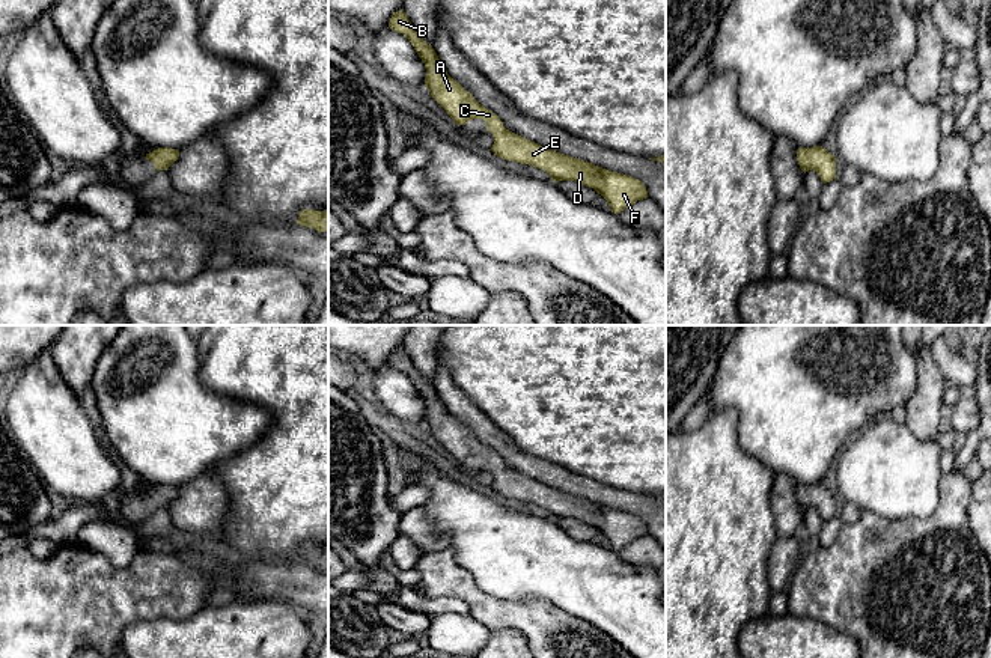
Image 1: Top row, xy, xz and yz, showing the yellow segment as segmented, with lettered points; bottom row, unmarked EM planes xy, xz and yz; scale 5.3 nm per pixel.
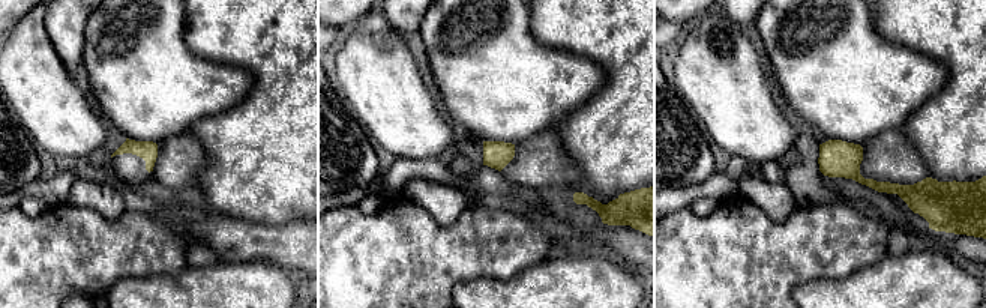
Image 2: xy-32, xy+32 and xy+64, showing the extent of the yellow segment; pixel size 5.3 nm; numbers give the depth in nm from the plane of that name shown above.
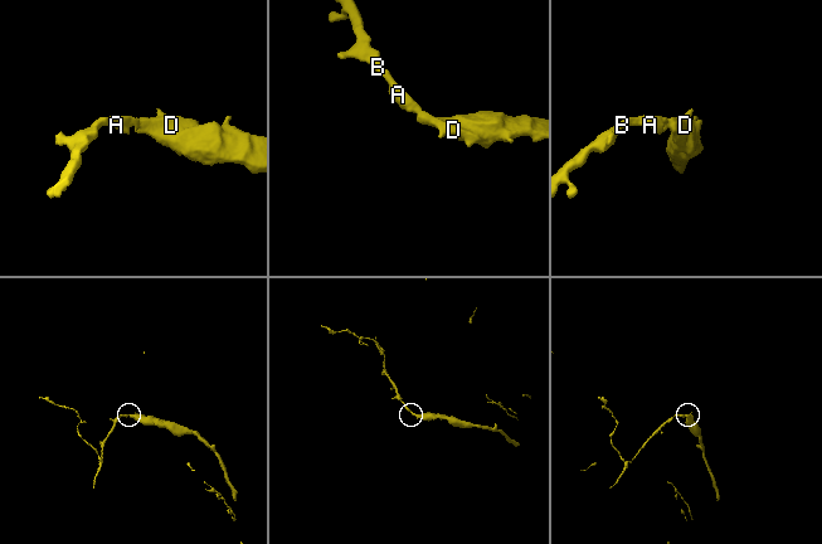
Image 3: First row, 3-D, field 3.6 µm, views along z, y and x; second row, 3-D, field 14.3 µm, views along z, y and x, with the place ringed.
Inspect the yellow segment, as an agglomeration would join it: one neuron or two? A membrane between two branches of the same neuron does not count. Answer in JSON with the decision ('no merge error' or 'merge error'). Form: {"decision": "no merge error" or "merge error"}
{"decision": "no merge error"}

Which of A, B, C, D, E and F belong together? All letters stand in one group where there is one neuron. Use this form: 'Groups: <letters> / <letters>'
Groups: A B C D E F

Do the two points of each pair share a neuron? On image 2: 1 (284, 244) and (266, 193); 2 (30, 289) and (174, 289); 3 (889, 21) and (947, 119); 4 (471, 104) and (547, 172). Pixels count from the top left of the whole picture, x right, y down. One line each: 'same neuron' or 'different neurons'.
1: different neurons
2: different neurons
3: same neuron
4: different neurons

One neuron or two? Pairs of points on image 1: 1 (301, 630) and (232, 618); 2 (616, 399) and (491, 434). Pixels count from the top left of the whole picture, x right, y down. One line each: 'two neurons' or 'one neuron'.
1: one neuron
2: two neurons

